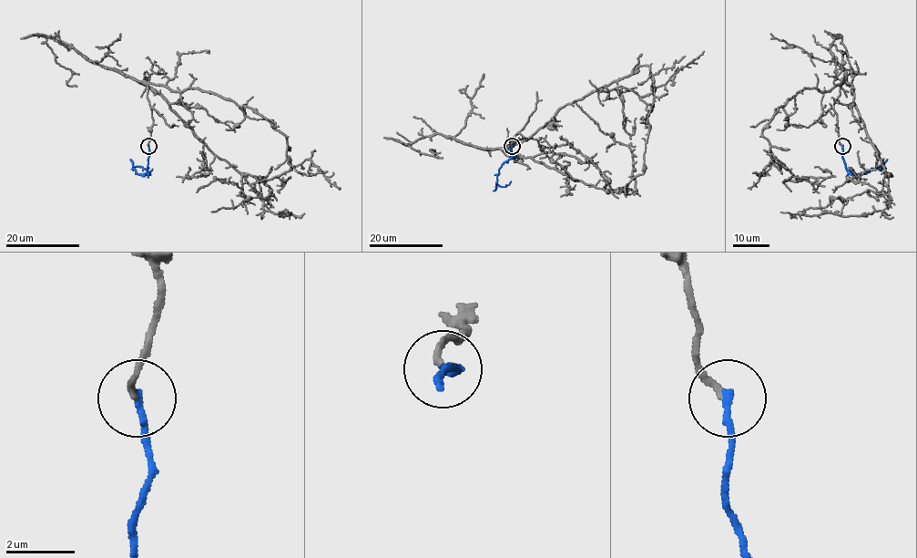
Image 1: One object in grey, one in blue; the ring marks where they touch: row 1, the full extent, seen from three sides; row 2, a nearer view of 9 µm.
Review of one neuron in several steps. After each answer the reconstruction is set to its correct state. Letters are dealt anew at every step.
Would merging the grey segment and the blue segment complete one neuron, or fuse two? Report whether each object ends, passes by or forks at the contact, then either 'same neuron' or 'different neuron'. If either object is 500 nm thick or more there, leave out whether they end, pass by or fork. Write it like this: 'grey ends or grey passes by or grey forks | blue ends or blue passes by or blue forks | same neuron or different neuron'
grey ends | blue ends | same neuron

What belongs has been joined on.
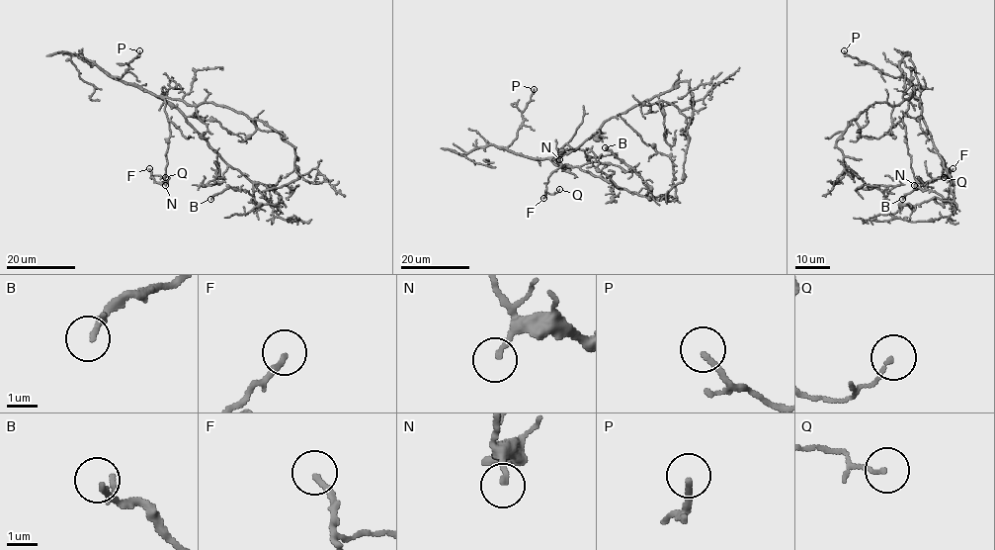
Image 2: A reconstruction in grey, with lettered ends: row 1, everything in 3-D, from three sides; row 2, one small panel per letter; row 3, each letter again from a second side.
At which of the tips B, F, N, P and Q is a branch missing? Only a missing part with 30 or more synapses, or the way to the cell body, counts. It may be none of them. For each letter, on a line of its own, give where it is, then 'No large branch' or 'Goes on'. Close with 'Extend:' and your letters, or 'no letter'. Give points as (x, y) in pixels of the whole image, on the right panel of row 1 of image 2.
B: Place: (902, 199). Goes on
F: Place: (953, 168). No large branch
N: Place: (914, 185). No large branch
P: Place: (844, 50). Goes on
Q: Place: (944, 177). No large branch
Extend: B, P

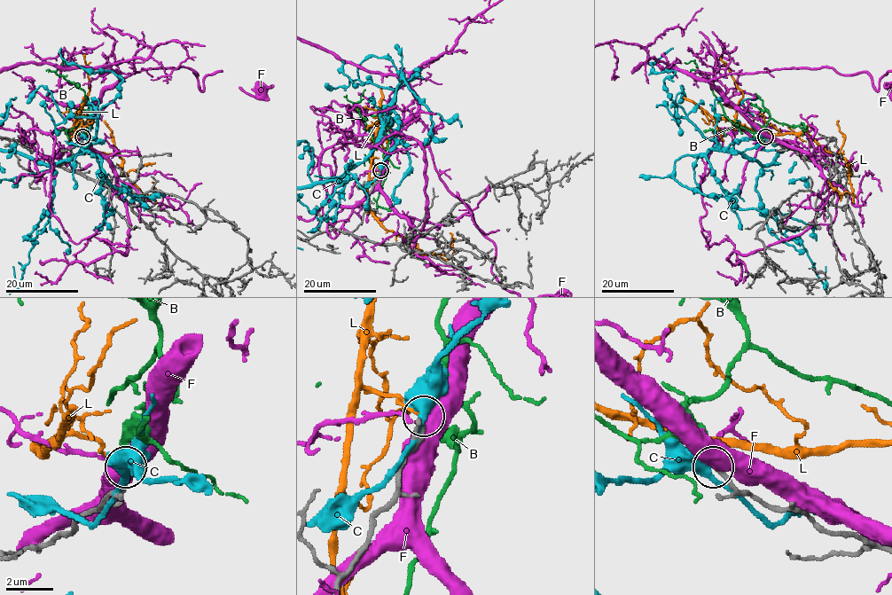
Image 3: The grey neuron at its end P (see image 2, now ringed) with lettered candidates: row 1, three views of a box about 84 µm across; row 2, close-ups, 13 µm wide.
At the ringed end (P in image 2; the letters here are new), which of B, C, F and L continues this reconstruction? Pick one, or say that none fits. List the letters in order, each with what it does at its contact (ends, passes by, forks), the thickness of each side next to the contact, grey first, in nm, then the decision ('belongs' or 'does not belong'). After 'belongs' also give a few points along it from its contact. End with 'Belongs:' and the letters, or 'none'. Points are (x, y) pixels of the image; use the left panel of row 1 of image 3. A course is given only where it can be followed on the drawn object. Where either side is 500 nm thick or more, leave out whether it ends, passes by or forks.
B: it ends there; 220 nm thick on the grey side, 220 nm on the other; belongs; it runs (82, 137), (91, 124), (90, 106), (84, 91), (56, 74), (62, 60), (67, 62)
C: it passes by; 200 nm thick on the grey side, 480 nm on the other; does not belong
F: 240 nm thick on the grey side, 550 nm on the other; does not belong
L: it ends there; 200 nm thick on the grey side, 110 nm on the other; does not belong
Belongs: B

